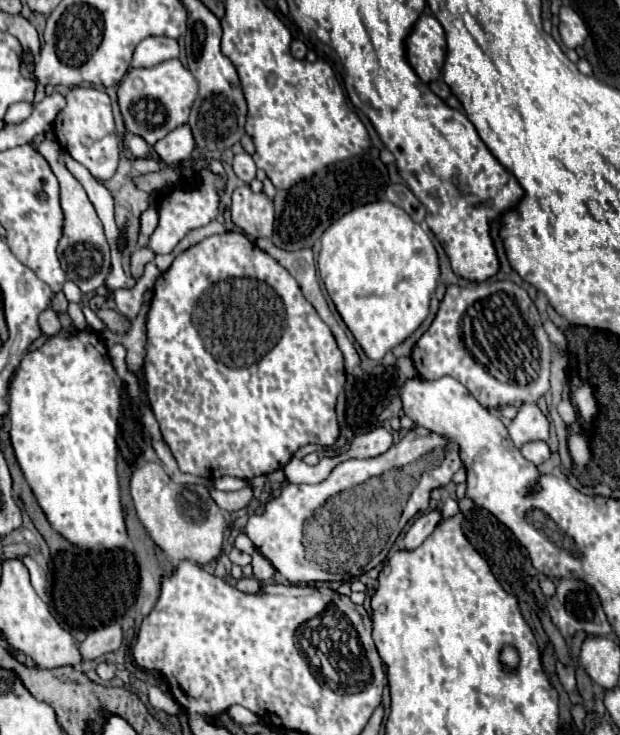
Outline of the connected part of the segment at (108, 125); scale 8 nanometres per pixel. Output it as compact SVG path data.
M76 86L68 92L66 96L66 108L58 114L56 118L56 138L60 140L62 148L66 142L66 152L78 160L82 166L90 170L90 174L96 180L108 180L114 176L120 160L120 148L118 148L118 138L116 138L116 128L114 128L114 118L112 118L112 106L110 98L106 92L96 90L96 88L82 88Z

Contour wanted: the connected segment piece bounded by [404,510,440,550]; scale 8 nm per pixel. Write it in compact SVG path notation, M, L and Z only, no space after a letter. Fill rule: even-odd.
M430 510L430 512L418 516L414 520L414 524L410 526L410 530L406 532L404 548L412 550L412 548L420 546L434 532L434 528L438 526L438 522L440 522L440 510Z

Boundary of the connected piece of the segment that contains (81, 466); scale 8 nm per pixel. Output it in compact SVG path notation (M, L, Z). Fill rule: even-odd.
M80 330L68 338L50 338L40 350L28 352L16 372L16 378L10 384L10 440L12 440L12 448L16 454L16 460L40 504L40 508L44 510L48 522L52 524L52 528L56 532L60 532L66 540L70 540L72 544L86 548L86 550L114 550L124 546L124 542L128 540L126 536L126 526L124 526L124 514L122 514L122 506L120 506L120 486L118 486L118 474L116 474L116 454L118 454L118 446L116 446L116 436L118 436L118 418L120 418L120 410L122 410L122 380L116 376L112 362L108 358L108 350L104 344L104 338L98 332L92 330Z

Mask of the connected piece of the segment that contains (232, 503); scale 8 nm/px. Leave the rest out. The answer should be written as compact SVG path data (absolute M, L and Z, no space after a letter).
M244 486L242 490L238 492L220 492L216 488L212 488L212 498L214 502L222 508L222 510L228 510L228 512L236 512L240 508L246 508L248 502L252 500L254 496L254 490L250 486Z

